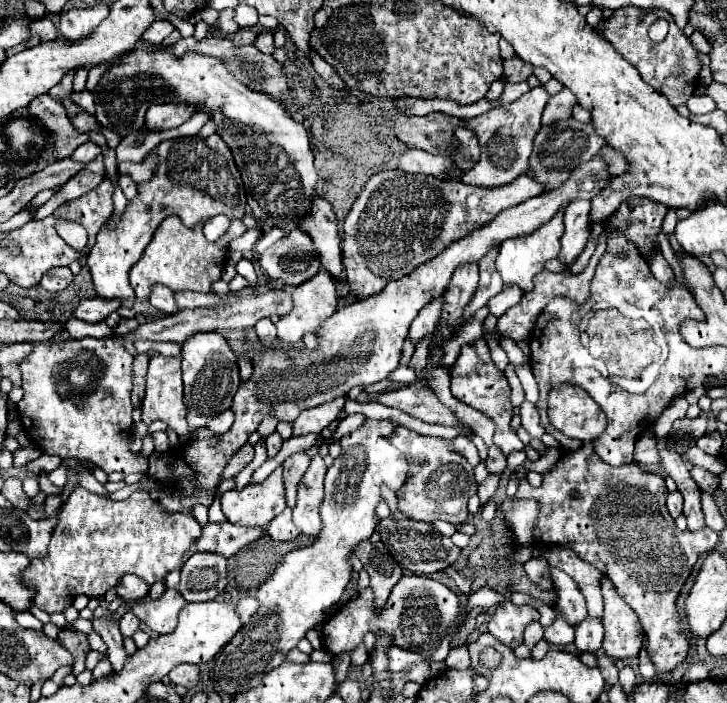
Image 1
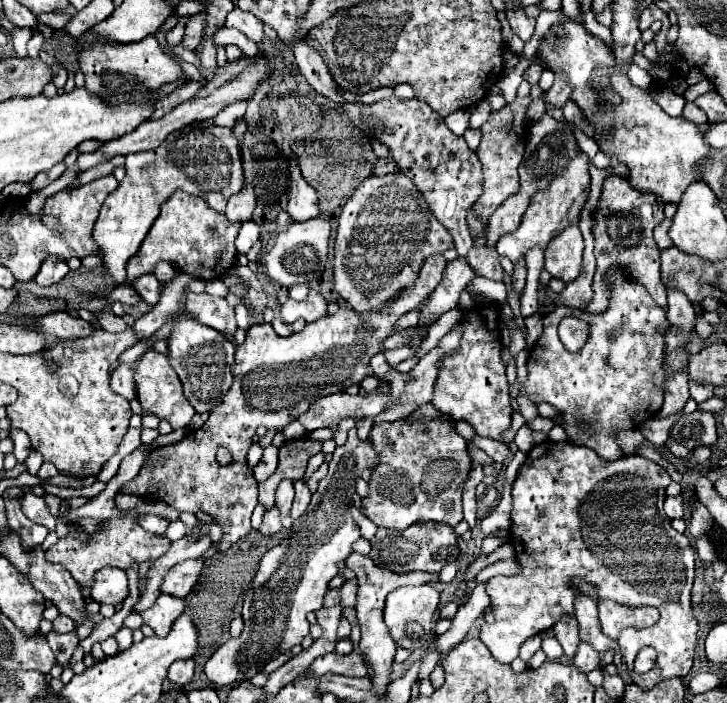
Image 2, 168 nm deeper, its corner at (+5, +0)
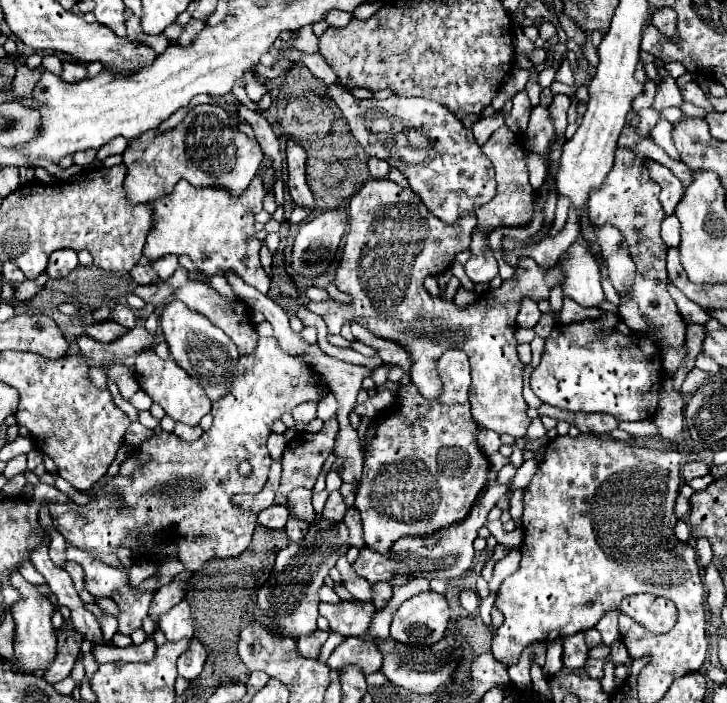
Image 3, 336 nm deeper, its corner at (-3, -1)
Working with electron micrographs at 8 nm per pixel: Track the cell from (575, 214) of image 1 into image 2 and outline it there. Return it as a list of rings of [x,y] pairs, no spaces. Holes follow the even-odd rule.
[[[570,223],[546,247],[546,265],[544,265],[544,269],[552,277],[560,277],[562,281],[570,283],[580,273],[582,251],[584,251],[582,233],[580,233],[576,223]]]

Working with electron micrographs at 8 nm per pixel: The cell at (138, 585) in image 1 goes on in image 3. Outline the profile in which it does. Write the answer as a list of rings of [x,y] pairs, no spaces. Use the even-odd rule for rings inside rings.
[[[68,546],[66,558],[78,562],[84,568],[84,588],[92,596],[110,596],[112,590],[126,584],[126,572],[104,564],[84,550],[74,550],[74,546]]]

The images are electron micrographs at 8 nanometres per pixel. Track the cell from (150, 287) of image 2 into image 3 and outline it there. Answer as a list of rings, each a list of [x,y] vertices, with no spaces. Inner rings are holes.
[[[150,264],[148,266],[134,266],[130,270],[130,274],[138,284],[152,284],[154,280],[158,280],[158,274],[154,274],[154,268]]]

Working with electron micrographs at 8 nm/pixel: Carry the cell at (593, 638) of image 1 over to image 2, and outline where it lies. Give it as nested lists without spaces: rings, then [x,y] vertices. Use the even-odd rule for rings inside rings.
[[[582,641],[582,643],[578,645],[576,655],[574,655],[574,665],[576,665],[580,671],[588,673],[588,671],[600,667],[602,663],[600,663],[600,655],[598,655],[598,653],[588,645],[588,643]]]

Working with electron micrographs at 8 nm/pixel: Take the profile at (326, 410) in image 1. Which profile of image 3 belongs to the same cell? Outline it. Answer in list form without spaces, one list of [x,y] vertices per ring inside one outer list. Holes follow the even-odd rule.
[[[328,394],[324,400],[318,402],[318,418],[320,420],[328,420],[332,416],[336,416],[336,410],[338,410],[338,402],[334,398],[334,394]]]

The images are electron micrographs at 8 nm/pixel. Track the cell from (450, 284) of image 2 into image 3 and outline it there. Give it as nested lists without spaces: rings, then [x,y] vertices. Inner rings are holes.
[[[486,246],[486,254],[482,256],[472,256],[466,266],[466,276],[474,282],[474,284],[480,284],[480,282],[490,282],[492,278],[498,276],[498,262],[494,258],[494,252],[490,246]]]

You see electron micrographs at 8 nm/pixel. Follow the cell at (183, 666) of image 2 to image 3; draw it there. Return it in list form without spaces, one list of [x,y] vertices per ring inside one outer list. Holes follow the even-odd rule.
[[[198,638],[190,640],[188,650],[178,658],[178,674],[186,680],[194,680],[206,662],[206,648],[200,644]]]

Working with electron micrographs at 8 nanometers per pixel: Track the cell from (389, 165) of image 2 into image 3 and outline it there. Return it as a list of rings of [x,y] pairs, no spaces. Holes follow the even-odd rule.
[[[370,158],[370,160],[368,160],[368,170],[370,170],[370,176],[372,176],[372,178],[386,178],[390,166],[388,166],[384,160]]]

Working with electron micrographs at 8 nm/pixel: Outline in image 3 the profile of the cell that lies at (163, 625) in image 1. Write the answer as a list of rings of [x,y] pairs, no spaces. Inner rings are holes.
[[[186,600],[176,604],[170,612],[162,614],[160,618],[160,630],[168,640],[182,640],[192,638],[194,634],[194,622],[190,614],[190,606]]]

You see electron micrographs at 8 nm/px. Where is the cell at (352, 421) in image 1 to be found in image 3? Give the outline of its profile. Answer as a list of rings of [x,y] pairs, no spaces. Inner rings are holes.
[[[480,428],[480,432],[478,432],[478,444],[480,444],[480,448],[482,448],[482,452],[486,456],[492,456],[492,454],[498,452],[498,448],[500,448],[502,442],[500,442],[500,436],[494,430]]]

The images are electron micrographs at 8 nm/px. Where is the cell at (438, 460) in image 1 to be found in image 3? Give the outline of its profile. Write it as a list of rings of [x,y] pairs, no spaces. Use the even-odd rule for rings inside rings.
[[[462,350],[444,352],[438,358],[438,376],[444,388],[434,400],[426,400],[414,384],[398,388],[398,402],[394,410],[376,418],[376,432],[372,442],[364,448],[364,470],[354,506],[362,516],[366,546],[378,554],[388,554],[392,544],[402,536],[428,536],[436,530],[462,522],[488,482],[488,458],[476,442],[480,426],[470,414],[470,366],[466,354],[462,354]]]

